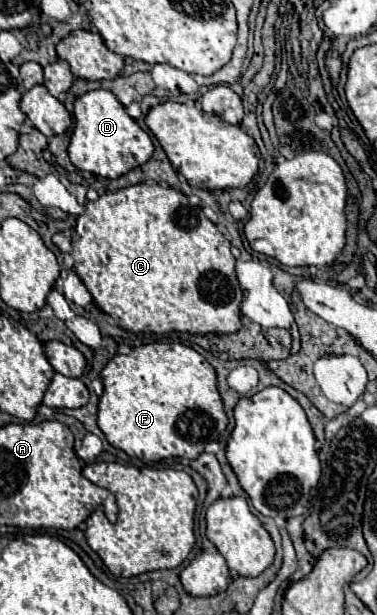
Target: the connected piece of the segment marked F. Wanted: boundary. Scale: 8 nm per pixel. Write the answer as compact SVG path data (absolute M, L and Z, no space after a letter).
M150 342L138 348L132 348L130 354L116 354L100 372L104 392L98 404L98 426L104 432L106 440L124 450L128 456L142 462L156 462L172 456L196 458L204 444L218 440L226 430L228 418L222 408L222 400L216 388L216 372L196 350L184 344L172 342Z

